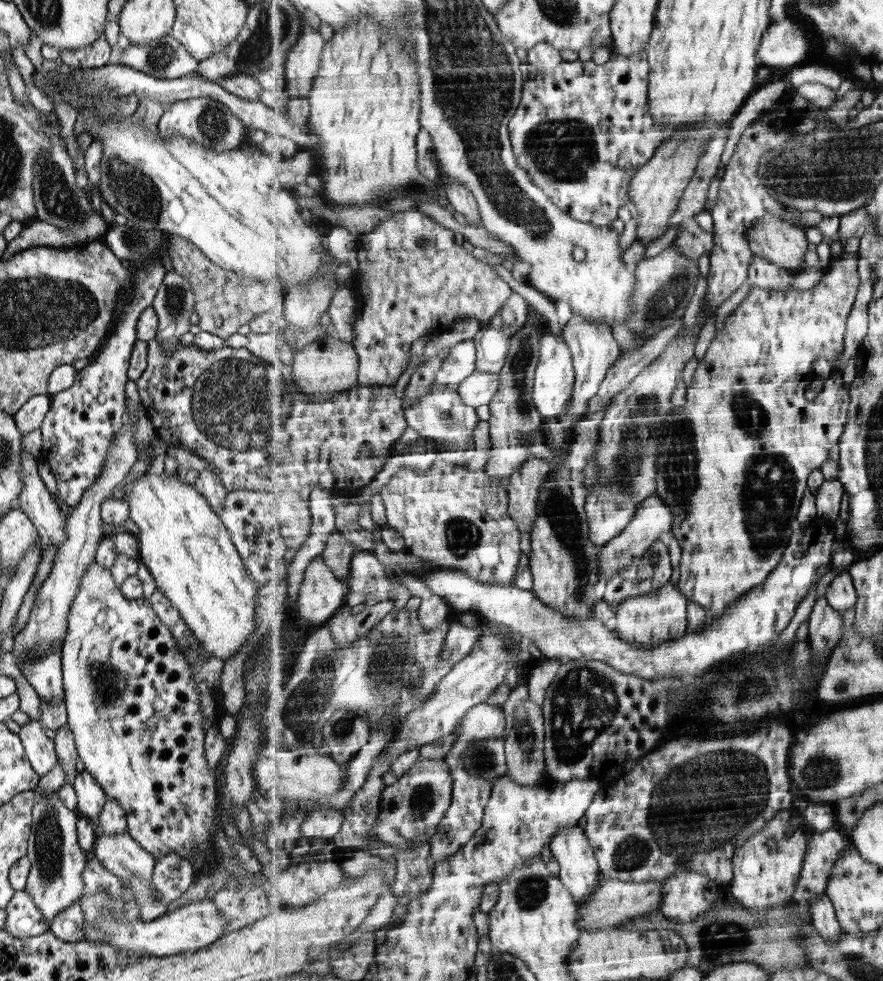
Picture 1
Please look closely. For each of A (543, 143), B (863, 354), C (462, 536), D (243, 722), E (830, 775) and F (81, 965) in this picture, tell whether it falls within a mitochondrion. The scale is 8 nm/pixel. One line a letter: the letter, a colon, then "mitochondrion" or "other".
A: mitochondrion
B: other
C: mitochondrion
D: other
E: mitochondrion
F: other

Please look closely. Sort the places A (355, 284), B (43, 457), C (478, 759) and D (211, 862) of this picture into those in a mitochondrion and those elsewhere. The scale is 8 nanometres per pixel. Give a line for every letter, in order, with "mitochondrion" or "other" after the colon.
A: other
B: other
C: mitochondrion
D: other

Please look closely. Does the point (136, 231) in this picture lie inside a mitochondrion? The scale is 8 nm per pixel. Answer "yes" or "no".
yes

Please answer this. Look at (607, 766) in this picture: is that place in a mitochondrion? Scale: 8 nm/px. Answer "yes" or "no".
no

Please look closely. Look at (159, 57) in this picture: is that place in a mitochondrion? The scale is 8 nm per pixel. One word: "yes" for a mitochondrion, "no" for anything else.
yes

